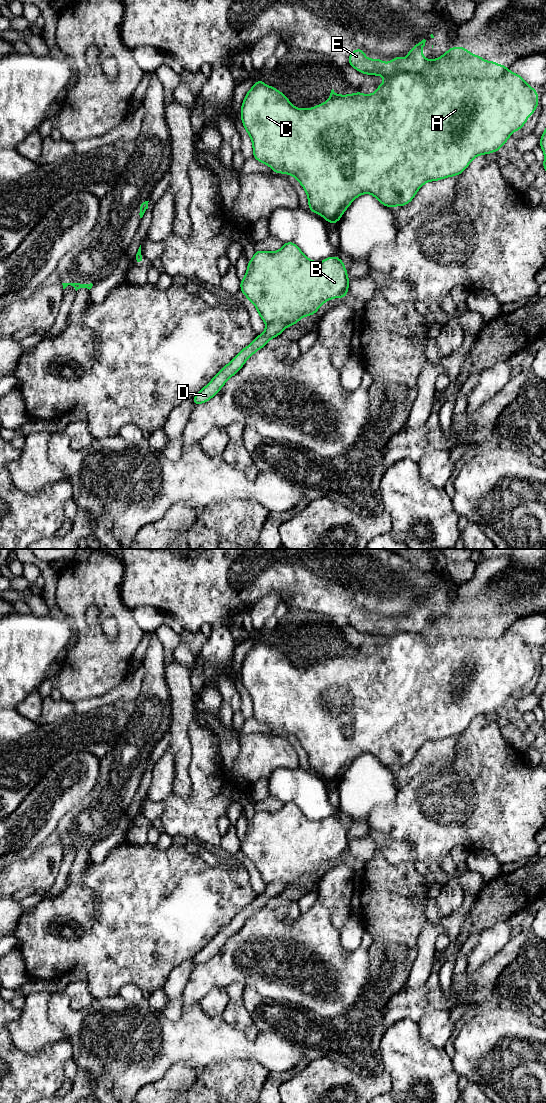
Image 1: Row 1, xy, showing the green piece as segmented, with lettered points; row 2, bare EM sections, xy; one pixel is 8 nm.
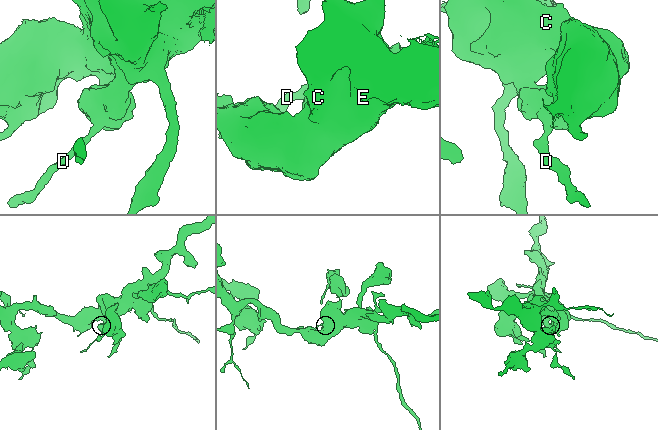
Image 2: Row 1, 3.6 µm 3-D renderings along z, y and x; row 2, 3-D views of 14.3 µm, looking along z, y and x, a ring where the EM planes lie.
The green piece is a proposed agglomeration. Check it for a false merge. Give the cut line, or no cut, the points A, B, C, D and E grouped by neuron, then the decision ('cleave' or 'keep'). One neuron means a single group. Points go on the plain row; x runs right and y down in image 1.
cut in xy along (266, 882), (282, 882), (286, 885); A B C E / D; cleave

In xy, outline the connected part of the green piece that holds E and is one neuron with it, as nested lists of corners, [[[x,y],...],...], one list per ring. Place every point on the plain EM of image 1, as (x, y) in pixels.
[[[426,600],[416,604],[408,613],[407,619],[402,617],[391,618],[390,623],[382,623],[379,619],[367,619],[365,610],[355,609],[350,613],[349,625],[357,631],[368,635],[381,635],[386,641],[380,643],[377,651],[373,654],[364,655],[356,652],[351,655],[336,655],[331,650],[330,659],[311,669],[298,669],[293,666],[287,657],[277,649],[264,645],[262,638],[257,640],[254,646],[246,654],[241,667],[241,679],[245,690],[250,695],[253,703],[253,717],[259,722],[270,726],[274,733],[286,733],[293,735],[302,745],[308,756],[309,770],[321,775],[327,782],[333,785],[339,781],[347,767],[353,760],[364,754],[370,753],[386,767],[404,766],[411,762],[419,748],[428,741],[437,741],[450,736],[457,736],[462,733],[470,722],[478,715],[485,715],[498,711],[511,697],[513,691],[518,691],[528,680],[529,674],[534,674],[538,662],[538,652],[529,646],[524,639],[511,631],[504,625],[493,621],[482,621],[481,615],[471,615],[465,607],[451,607],[438,619],[426,620],[422,616],[422,608]]]

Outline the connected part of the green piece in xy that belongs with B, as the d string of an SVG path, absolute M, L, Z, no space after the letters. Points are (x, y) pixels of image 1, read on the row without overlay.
M288 802L276 812L256 810L240 846L264 882L282 882L291 886L305 876L314 875L324 862L335 857L345 858L349 841L339 817L330 816L316 823L308 819L294 802Z

